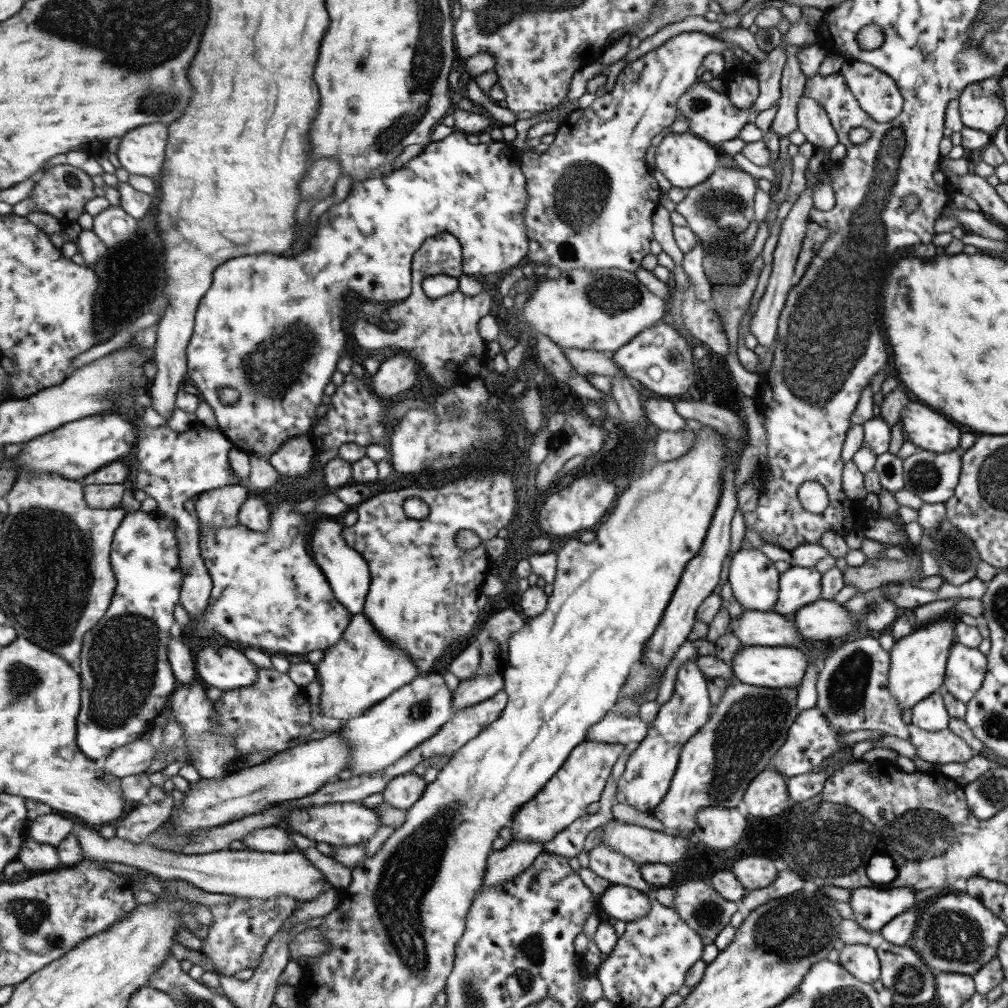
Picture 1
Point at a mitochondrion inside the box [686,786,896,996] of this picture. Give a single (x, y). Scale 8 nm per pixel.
(831, 834)

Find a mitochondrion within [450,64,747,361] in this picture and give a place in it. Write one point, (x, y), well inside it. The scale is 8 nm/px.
(583, 190)

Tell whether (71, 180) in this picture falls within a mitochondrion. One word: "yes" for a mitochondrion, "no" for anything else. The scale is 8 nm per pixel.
yes

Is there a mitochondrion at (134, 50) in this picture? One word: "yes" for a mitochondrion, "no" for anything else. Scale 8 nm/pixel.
yes

